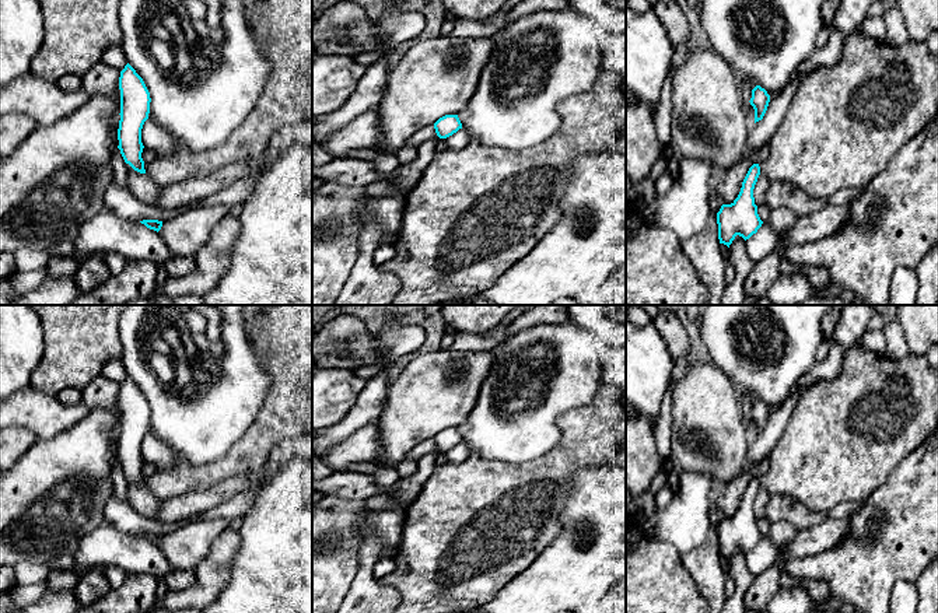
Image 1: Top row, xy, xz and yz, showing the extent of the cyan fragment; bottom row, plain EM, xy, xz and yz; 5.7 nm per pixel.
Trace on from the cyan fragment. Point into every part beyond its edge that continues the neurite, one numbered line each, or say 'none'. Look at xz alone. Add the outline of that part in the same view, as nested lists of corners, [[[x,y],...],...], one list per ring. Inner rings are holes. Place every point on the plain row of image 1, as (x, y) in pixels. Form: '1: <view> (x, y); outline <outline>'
none

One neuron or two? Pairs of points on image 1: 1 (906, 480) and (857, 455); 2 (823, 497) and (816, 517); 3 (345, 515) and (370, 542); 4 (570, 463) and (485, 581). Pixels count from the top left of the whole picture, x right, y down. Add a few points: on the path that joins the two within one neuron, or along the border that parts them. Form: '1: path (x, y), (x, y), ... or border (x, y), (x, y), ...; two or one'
1: border (914, 449), (868, 496); two
2: border (788, 497), (795, 497), (808, 507), (826, 512); two
3: border (357, 517), (360, 564); two
4: path (539, 487), (486, 545), (486, 550); one

